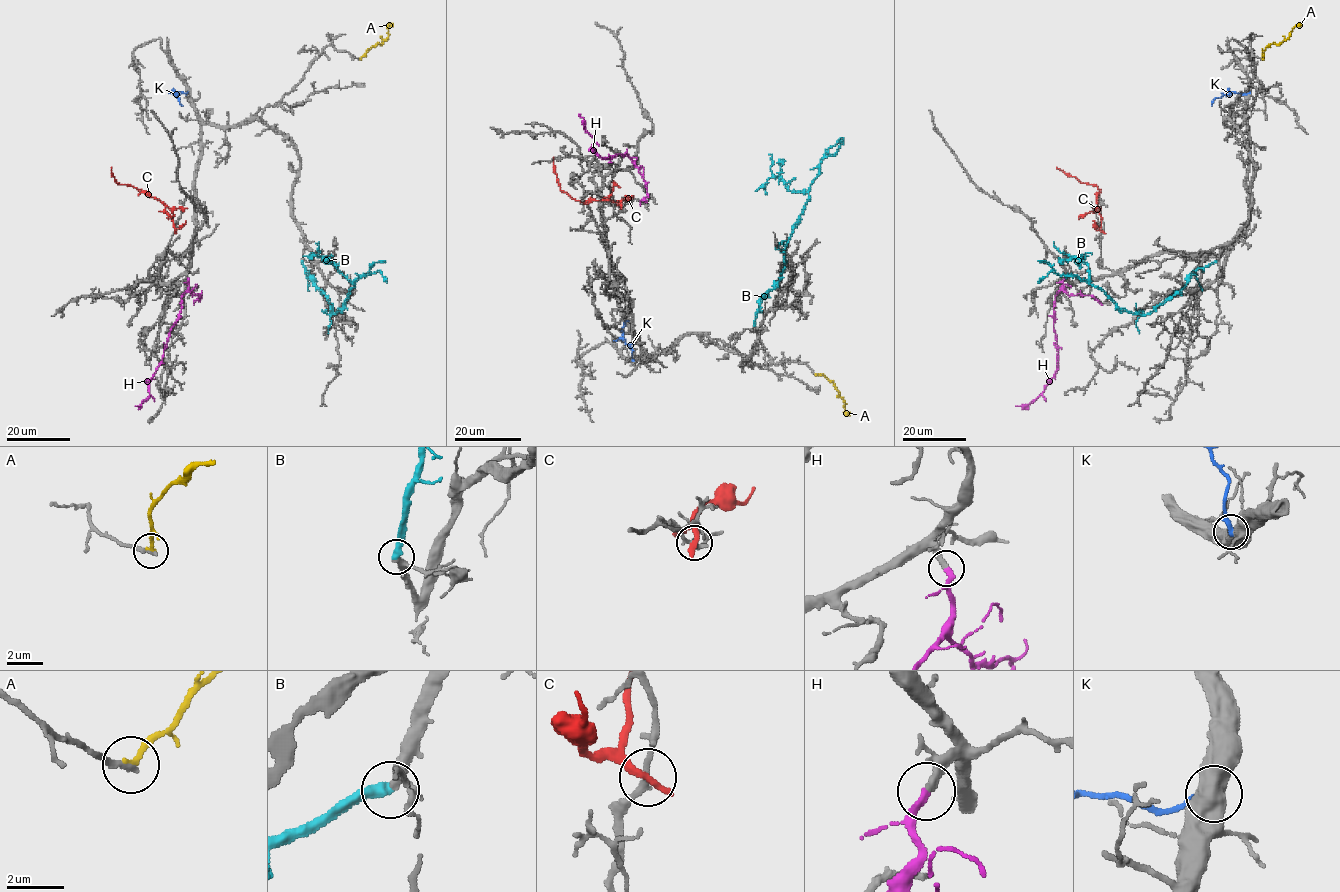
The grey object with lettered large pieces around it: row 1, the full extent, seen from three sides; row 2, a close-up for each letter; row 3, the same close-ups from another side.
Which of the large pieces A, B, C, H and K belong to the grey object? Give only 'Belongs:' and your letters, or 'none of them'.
Belongs: B, H

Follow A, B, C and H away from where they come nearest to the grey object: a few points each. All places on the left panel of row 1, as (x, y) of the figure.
A: (360, 59), (388, 38), (388, 26), (393, 24)
B: (301, 261), (312, 282), (330, 303), (331, 314), (339, 310), (353, 284), (327, 257), (317, 254), (318, 242)
C: (176, 231), (173, 212), (141, 190), (117, 183), (111, 167)
H: (188, 278), (188, 288), (181, 296), (177, 321), (150, 379), (149, 396), (135, 406)

